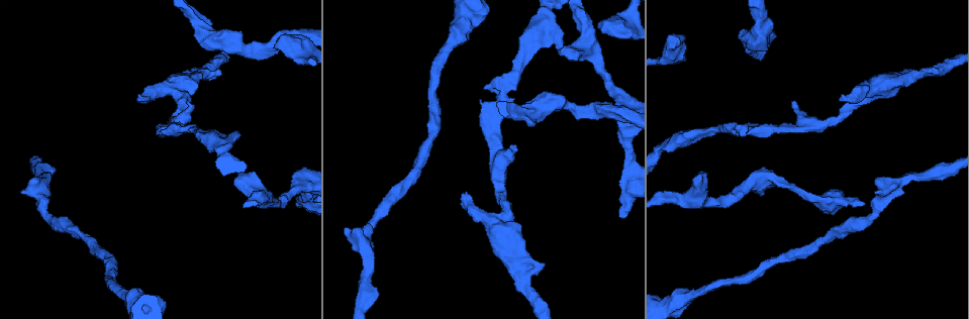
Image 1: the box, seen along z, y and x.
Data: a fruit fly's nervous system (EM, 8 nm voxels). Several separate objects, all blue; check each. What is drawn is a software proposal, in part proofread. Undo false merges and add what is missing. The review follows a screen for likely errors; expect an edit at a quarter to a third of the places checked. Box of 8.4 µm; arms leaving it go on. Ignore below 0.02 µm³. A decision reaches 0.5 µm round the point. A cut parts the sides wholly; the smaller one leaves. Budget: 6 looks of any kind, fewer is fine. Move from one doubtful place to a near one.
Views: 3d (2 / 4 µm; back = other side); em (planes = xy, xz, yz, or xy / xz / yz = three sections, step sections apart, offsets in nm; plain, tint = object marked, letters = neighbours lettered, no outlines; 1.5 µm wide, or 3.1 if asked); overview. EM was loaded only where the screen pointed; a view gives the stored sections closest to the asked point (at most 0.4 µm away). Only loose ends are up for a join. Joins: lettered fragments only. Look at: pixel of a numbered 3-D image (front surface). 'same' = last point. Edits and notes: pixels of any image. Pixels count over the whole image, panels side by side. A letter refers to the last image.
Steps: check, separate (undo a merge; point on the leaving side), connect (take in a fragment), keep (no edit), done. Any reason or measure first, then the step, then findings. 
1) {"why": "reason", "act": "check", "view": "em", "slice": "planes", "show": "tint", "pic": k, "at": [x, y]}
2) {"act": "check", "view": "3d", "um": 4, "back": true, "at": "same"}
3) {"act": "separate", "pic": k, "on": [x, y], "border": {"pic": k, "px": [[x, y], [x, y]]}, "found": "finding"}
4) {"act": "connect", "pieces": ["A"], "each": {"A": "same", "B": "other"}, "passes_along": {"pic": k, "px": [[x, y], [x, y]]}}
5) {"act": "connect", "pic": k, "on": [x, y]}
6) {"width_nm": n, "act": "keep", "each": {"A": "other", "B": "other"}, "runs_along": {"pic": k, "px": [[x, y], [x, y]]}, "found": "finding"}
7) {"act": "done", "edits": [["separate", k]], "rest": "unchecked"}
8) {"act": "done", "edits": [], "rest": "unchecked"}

{"why": "free end", "act": "check", "view": "3d", "um": 2, "pic": 1, "at": [559, 48]}

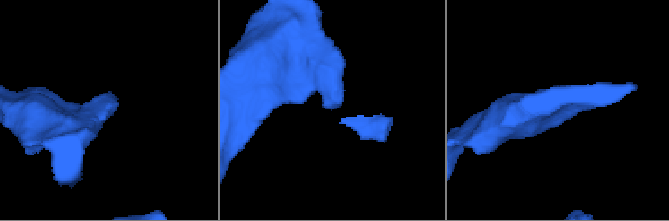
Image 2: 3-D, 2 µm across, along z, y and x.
{"why": "now the EM", "act": "check", "view": "em", "slice": "xy", "step": 8, "show": "tint", "pic": 2, "at": [109, 108]}

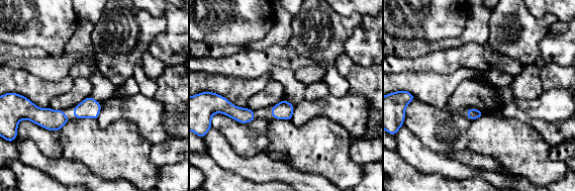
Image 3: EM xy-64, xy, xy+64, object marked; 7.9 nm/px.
{"act": "check", "view": "em", "slice": "planes", "show": "letters", "at": "same"}

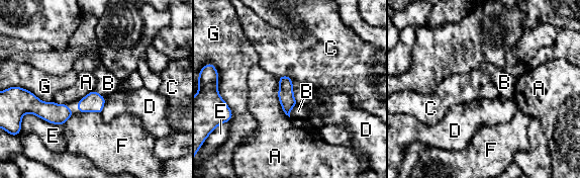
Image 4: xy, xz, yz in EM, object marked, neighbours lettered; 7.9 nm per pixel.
{"act": "keep", "each": {"A": "other", "B": "other", "C": "other", "D": "other", "E": "other", "F": "other", "G": "other"}, "border": {"pic": 4, "px": [[78, 111], [96, 111], [100, 113]]}, "found": "none of them fits"}

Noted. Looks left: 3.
{"why": "an open end", "act": "check", "view": "3d", "um": 2, "pic": 1, "at": [510, 146]}

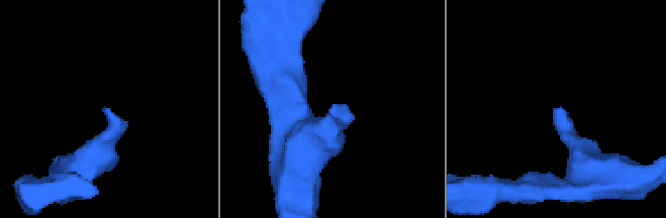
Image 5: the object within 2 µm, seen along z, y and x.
{"why": "need the tissue", "act": "check", "view": "em", "slice": "xy", "step": 8, "show": "tint", "pic": 5, "at": [553, 108]}

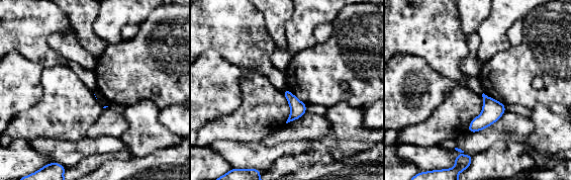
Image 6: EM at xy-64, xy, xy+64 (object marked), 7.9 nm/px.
{"why": "what lies round it", "act": "check", "view": "em", "slice": "xy", "step": 8, "show": "letters", "at": "same"}

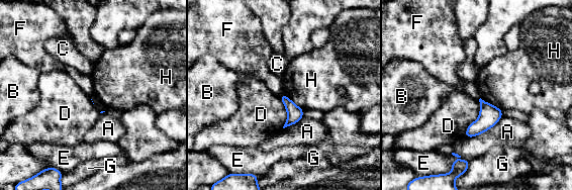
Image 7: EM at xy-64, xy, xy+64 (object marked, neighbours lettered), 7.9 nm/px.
{"act": "keep", "each": {"A": "other", "B": "other", "C": "other", "D": "other", "E": "other", "F": "other", "G": "other", "H": "other"}, "border": {"pic": 7, "px": [[283, 93], [280, 96]]}, "found": "no lettered fragment goes on from it"}

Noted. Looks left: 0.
{"act": "done", "edits": [], "rest": "unchecked"}

